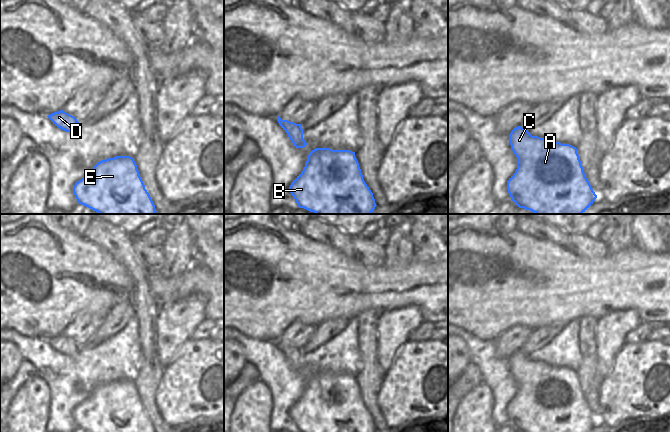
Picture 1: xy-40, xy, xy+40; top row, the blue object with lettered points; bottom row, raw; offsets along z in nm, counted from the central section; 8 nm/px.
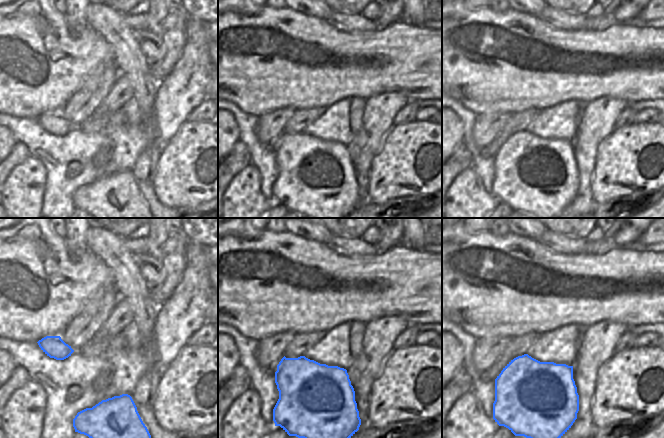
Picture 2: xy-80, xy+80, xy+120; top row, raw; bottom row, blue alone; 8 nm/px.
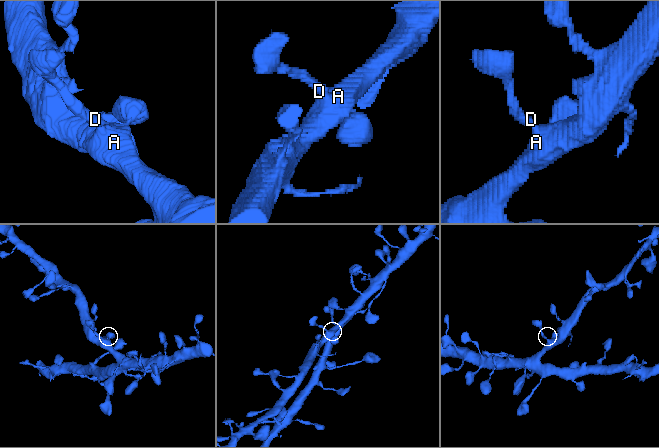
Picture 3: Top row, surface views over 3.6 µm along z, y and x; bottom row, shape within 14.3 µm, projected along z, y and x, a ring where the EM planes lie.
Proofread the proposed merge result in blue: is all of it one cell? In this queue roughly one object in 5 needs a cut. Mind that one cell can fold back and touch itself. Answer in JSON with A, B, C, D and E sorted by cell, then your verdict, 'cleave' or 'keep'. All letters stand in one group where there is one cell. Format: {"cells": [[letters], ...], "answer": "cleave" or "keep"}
{"cells": [["A", "B", "C", "D", "E"]], "answer": "keep"}

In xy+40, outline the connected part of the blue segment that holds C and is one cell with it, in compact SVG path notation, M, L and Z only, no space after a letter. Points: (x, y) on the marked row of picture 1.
M521 126L511 131L509 143L517 157L517 169L507 181L507 191L519 208L530 210L535 214L582 214L593 204L597 195L585 177L576 147L532 136Z

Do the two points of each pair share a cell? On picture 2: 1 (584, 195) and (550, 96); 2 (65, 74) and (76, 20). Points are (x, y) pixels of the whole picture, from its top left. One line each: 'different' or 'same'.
1: different
2: different

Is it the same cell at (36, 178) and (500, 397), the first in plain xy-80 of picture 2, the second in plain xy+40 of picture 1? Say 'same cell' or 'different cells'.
different cells

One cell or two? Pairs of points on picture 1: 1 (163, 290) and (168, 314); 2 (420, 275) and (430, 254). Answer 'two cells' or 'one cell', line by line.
1: two cells
2: two cells

